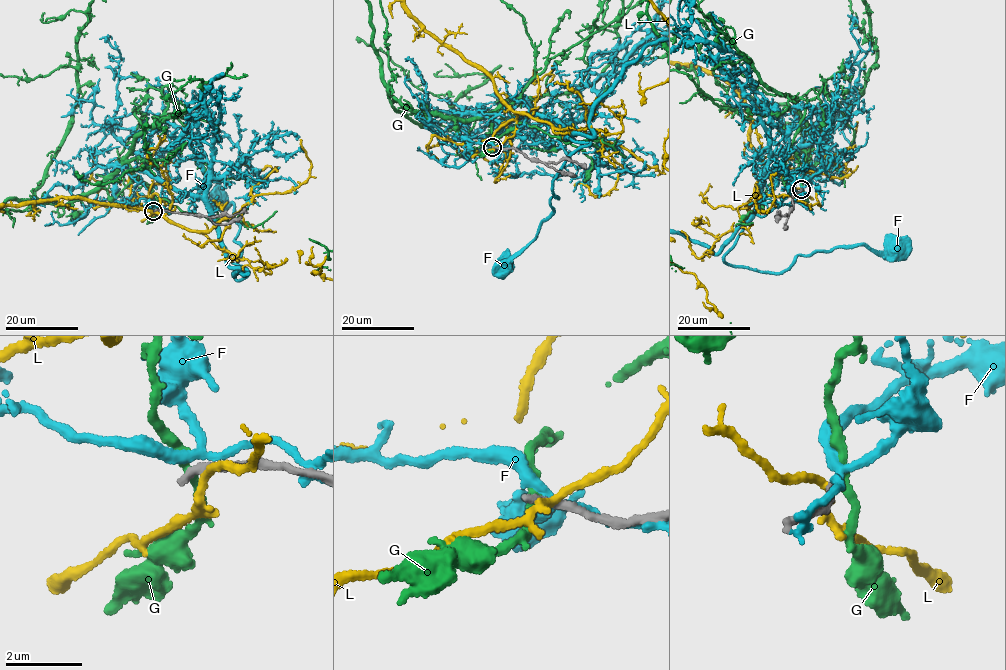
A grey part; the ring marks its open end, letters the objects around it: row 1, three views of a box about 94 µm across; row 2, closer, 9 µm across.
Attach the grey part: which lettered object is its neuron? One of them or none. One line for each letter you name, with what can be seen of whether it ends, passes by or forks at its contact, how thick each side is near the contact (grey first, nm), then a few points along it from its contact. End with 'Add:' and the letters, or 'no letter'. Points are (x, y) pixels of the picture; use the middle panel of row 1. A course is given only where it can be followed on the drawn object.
Add: no letter

